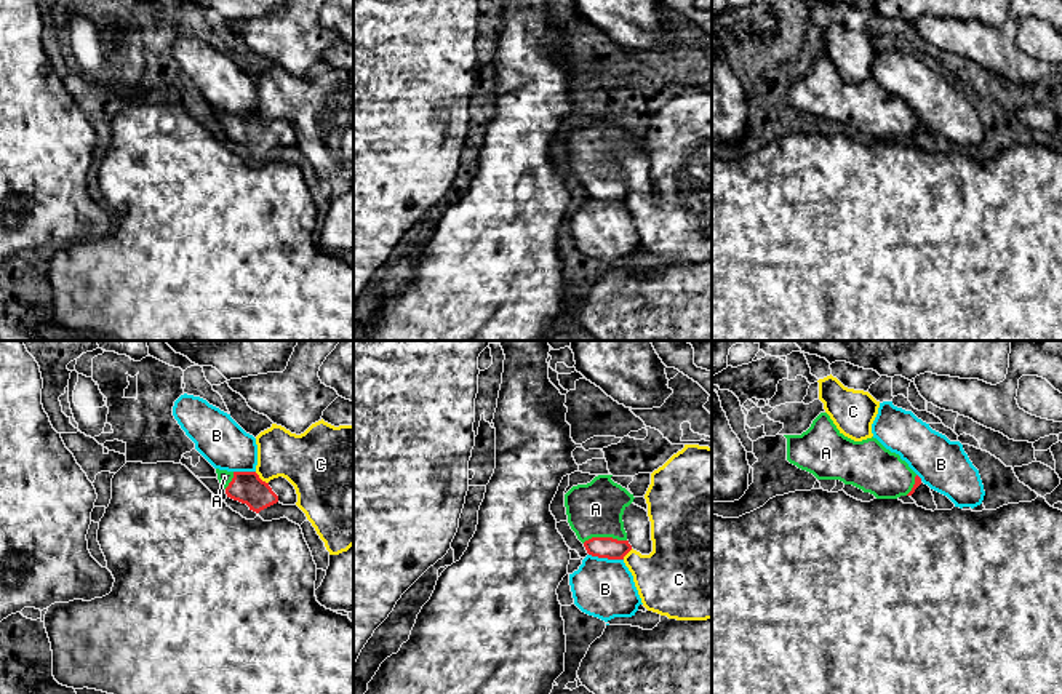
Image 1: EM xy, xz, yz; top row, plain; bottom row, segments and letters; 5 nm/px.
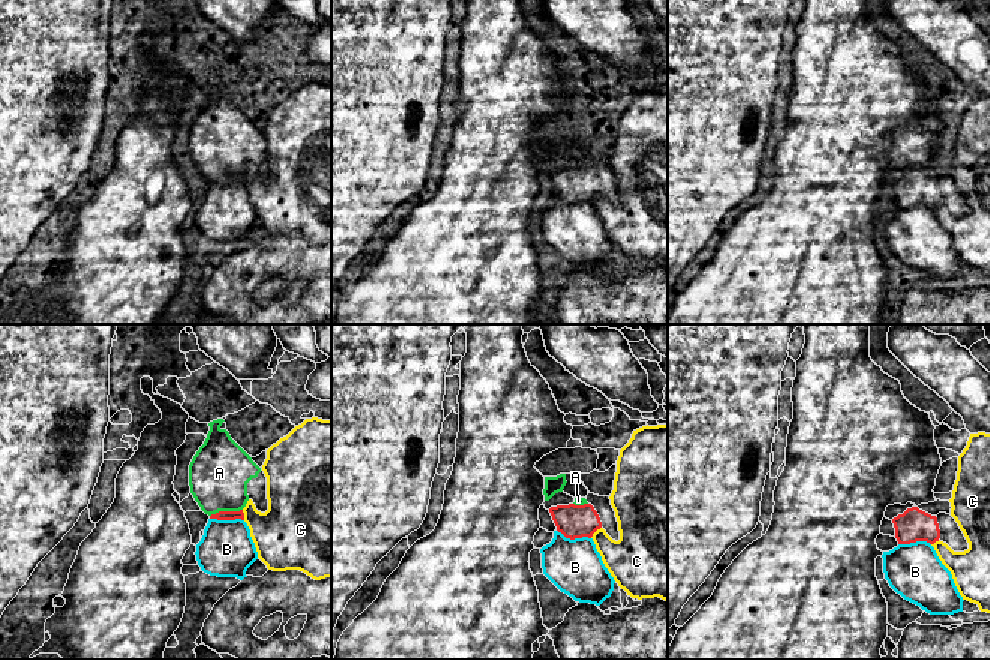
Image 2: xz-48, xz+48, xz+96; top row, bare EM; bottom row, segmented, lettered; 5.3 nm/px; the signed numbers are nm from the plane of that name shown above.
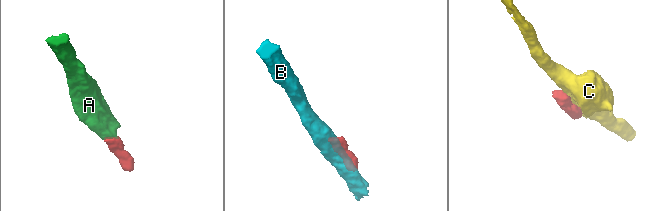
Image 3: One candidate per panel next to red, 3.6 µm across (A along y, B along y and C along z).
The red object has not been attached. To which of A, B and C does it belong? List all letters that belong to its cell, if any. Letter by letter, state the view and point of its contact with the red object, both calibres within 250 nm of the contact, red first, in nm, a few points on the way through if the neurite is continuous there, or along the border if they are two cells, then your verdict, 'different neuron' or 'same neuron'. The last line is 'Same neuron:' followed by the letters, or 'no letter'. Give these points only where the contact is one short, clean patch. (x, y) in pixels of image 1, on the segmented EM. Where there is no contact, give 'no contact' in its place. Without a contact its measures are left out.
A: meets red in xz at (603, 538); 110 nm thick on the red side, 280 nm on the other; runs through xz (603, 547), (603, 538), (595, 509); same neuron
B: meets red in xz at (606, 557); 110 nm thick on the red side, 300 nm on the other; different neuron
C: meets red in xy at (259, 478); 160 nm thick on the red side, 280 nm on the other; different neuron
Same neuron: A

